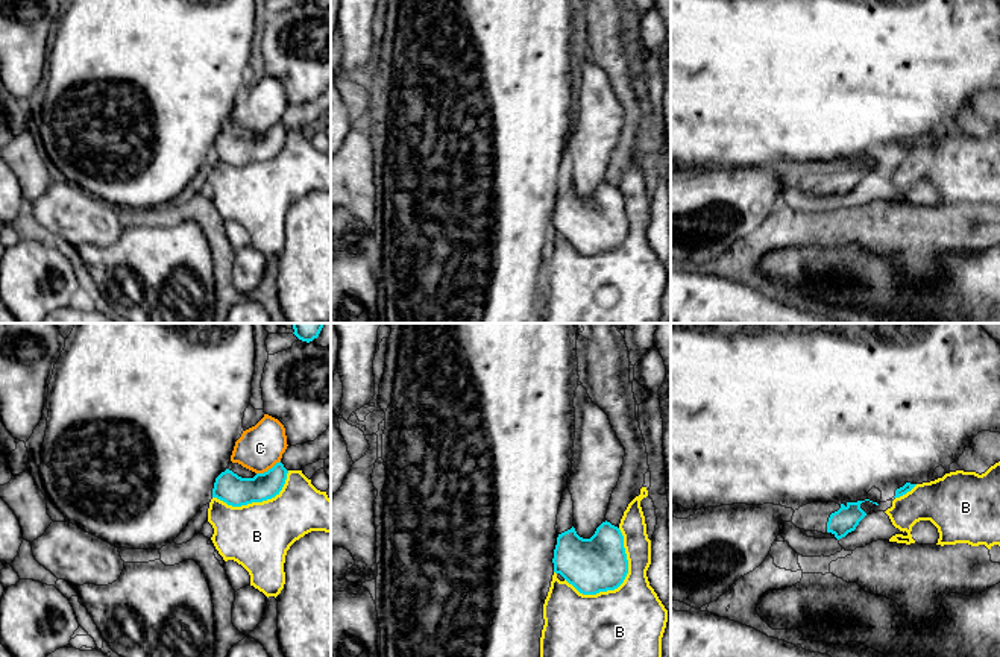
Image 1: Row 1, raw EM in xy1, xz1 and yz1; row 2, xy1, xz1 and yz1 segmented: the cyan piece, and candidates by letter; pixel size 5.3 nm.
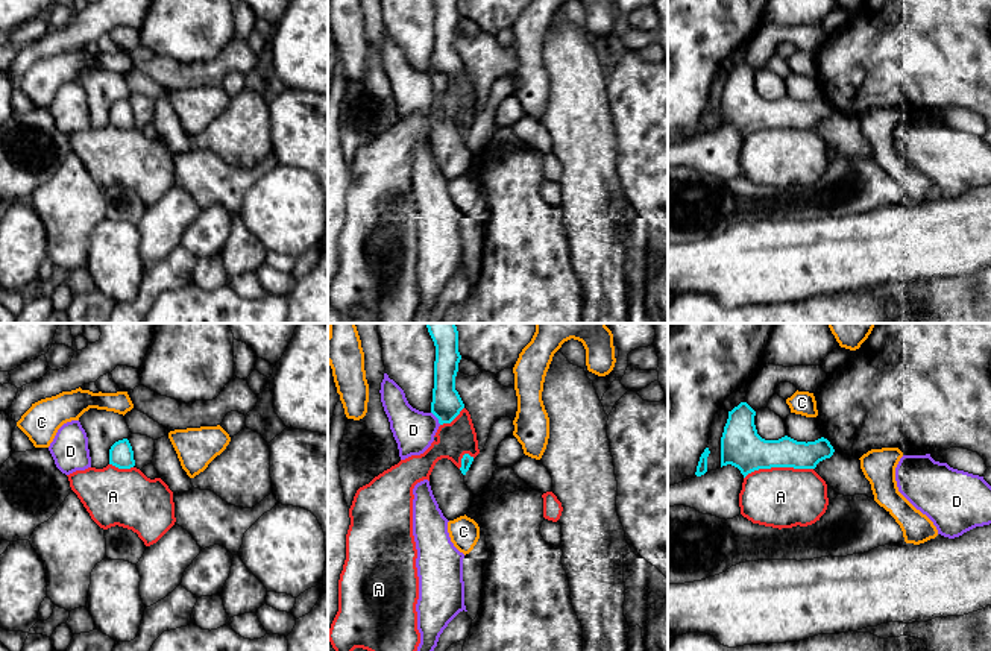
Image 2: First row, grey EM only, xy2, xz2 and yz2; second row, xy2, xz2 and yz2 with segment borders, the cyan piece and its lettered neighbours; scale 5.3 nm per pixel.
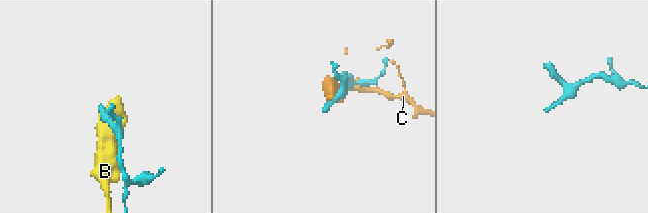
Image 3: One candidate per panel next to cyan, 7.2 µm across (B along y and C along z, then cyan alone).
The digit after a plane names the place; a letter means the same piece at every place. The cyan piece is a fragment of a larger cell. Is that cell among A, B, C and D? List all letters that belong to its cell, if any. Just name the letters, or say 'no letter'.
no letter

